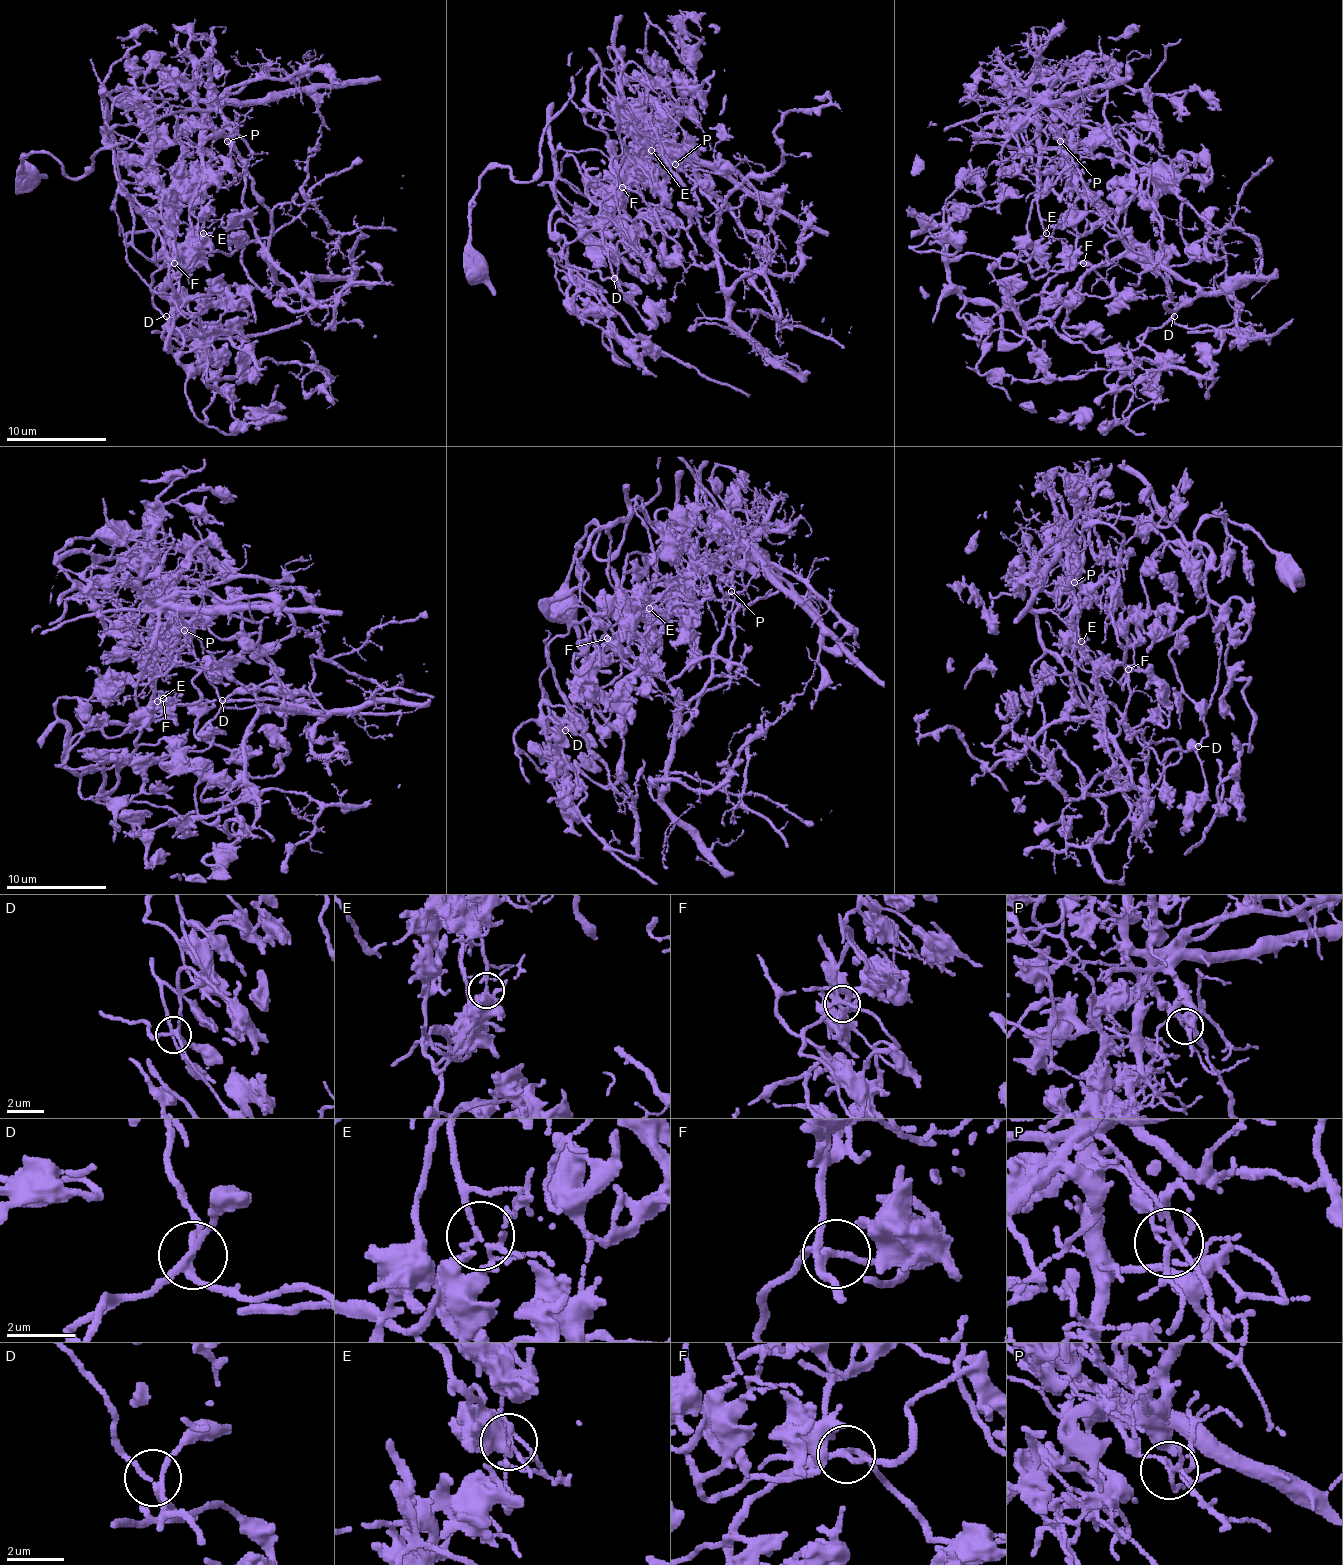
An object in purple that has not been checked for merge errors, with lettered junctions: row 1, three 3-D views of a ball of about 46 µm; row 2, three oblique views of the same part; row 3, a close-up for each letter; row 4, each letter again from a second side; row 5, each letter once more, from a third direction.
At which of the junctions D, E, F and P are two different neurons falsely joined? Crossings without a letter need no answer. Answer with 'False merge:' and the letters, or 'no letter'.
False merge: E, P

